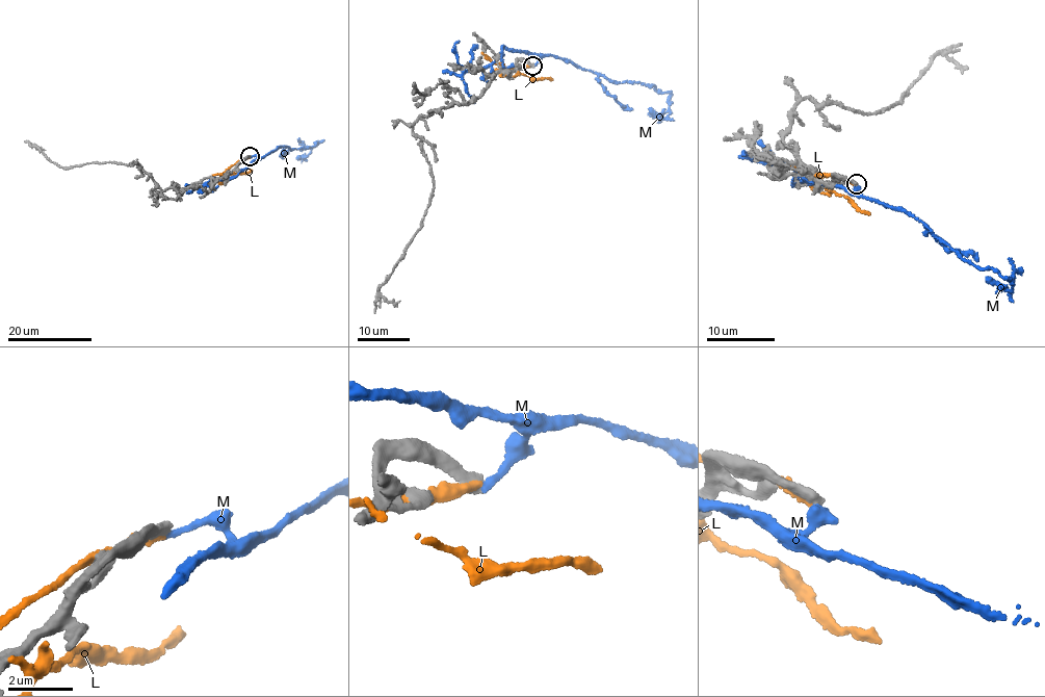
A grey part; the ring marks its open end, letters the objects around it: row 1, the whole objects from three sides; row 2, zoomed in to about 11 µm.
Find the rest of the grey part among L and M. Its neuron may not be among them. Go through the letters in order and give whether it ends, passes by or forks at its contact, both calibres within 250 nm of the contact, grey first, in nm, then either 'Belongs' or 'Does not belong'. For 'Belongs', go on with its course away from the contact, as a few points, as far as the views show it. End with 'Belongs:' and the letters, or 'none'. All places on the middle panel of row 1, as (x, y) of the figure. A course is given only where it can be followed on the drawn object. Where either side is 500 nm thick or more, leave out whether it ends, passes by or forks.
L: It ends there. Thickness 440 nm (grey) against 320 nm. Does not belong
M: It ends there. Thickness 400 nm (grey) against 190 nm. Does not belong
Belongs: none

